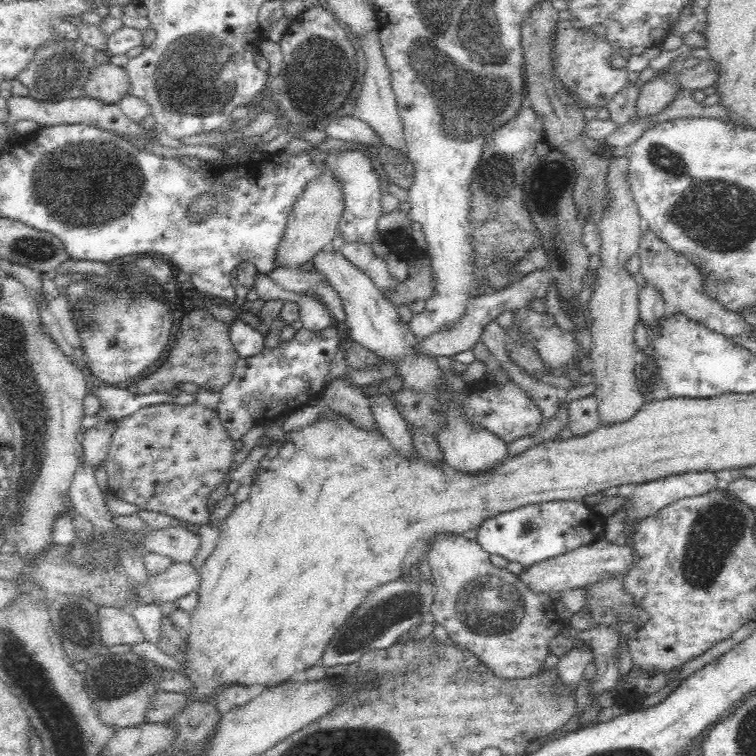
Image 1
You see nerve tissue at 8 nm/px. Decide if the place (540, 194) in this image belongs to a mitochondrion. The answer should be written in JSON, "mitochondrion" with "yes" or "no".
{"mitochondrion":"yes"}

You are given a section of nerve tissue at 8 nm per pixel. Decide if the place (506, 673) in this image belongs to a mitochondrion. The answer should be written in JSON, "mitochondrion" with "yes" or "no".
{"mitochondrion":"no"}

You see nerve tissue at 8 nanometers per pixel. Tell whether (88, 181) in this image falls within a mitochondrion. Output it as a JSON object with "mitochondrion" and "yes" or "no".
{"mitochondrion":"yes"}

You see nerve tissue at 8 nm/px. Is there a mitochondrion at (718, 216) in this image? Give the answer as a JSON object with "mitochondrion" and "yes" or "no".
{"mitochondrion":"yes"}

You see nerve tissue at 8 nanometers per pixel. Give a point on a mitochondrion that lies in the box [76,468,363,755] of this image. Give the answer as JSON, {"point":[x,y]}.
{"point":[116,684]}

